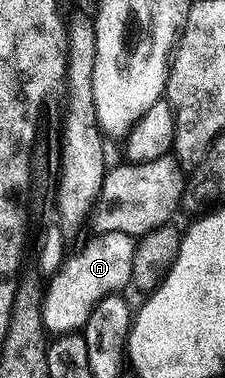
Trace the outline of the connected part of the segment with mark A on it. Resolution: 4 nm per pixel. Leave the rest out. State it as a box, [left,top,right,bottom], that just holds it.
[42,232,135,334]

